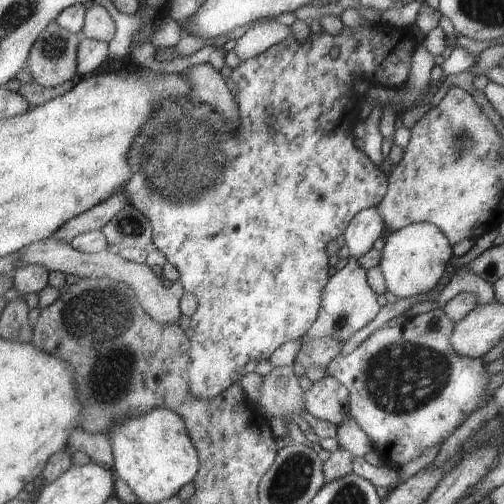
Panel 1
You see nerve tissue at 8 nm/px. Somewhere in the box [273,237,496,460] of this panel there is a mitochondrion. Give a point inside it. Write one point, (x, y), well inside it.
(401, 379)

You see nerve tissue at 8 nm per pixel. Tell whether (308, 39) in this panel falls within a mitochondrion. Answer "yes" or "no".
no

